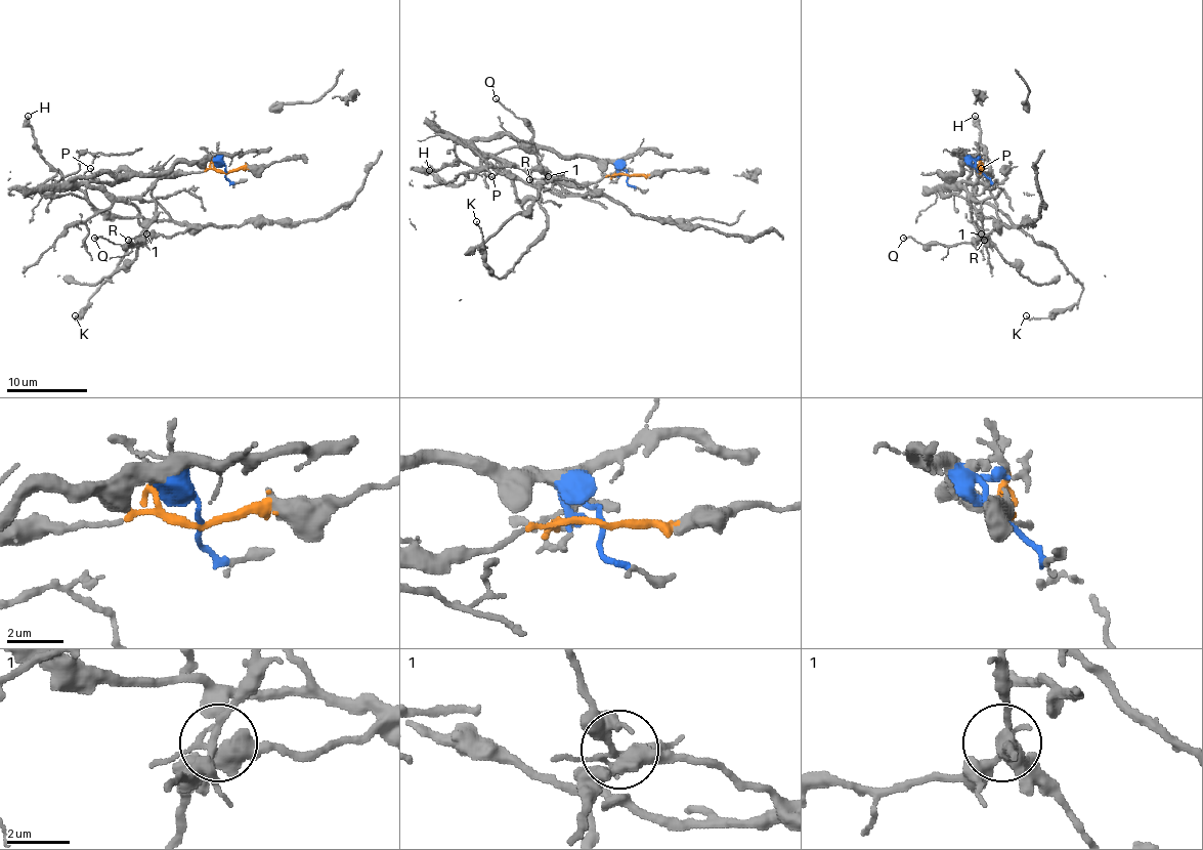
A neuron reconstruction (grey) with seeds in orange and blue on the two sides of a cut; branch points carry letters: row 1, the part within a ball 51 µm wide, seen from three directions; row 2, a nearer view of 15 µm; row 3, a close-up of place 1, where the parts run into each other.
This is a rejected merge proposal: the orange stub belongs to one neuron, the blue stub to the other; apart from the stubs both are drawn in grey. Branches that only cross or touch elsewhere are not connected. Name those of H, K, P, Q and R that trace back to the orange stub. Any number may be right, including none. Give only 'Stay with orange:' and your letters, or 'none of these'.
Stay with orange: H

